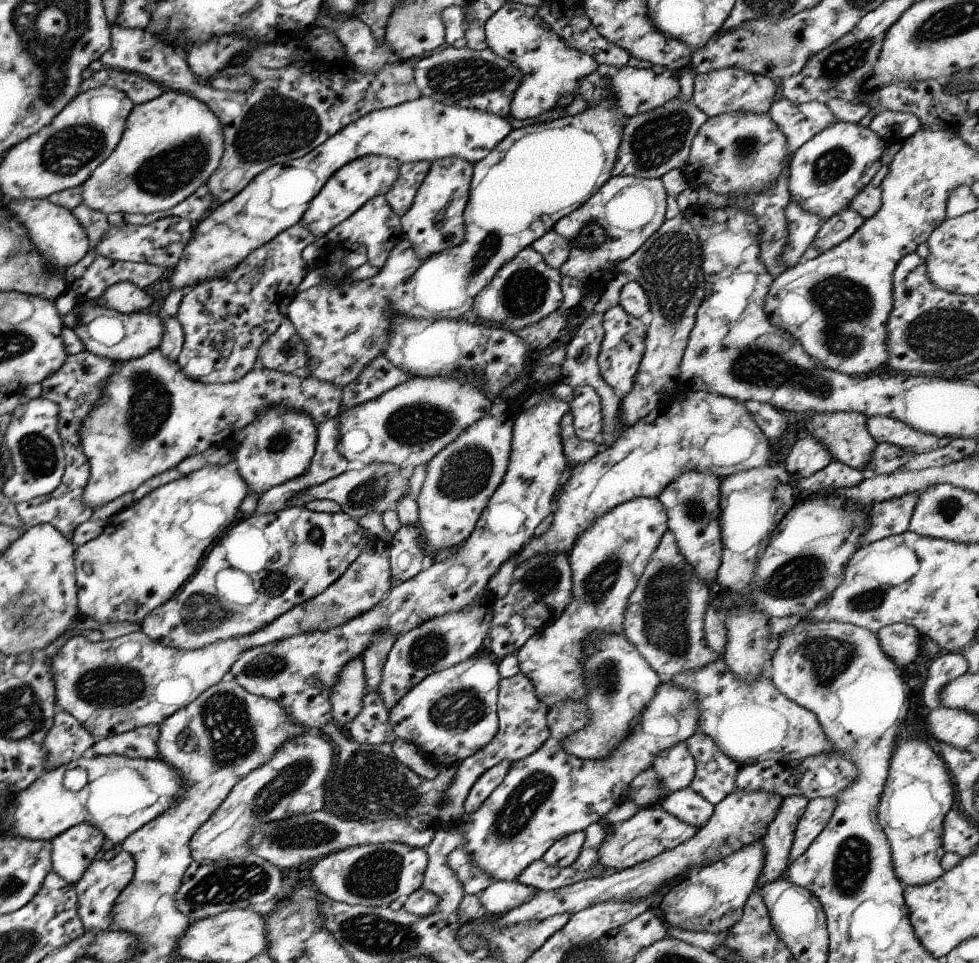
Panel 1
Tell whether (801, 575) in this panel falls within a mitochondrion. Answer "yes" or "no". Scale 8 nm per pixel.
yes

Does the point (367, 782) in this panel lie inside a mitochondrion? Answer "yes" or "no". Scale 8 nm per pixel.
yes

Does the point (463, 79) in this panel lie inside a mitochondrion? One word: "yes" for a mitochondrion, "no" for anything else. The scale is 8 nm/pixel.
yes

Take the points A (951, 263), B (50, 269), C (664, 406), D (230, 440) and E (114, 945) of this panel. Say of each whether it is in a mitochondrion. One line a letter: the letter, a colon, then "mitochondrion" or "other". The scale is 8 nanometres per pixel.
A: other
B: other
C: other
D: other
E: other

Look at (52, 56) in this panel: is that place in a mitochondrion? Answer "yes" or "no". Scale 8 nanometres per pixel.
yes

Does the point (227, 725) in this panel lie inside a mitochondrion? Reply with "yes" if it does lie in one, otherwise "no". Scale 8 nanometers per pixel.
yes

